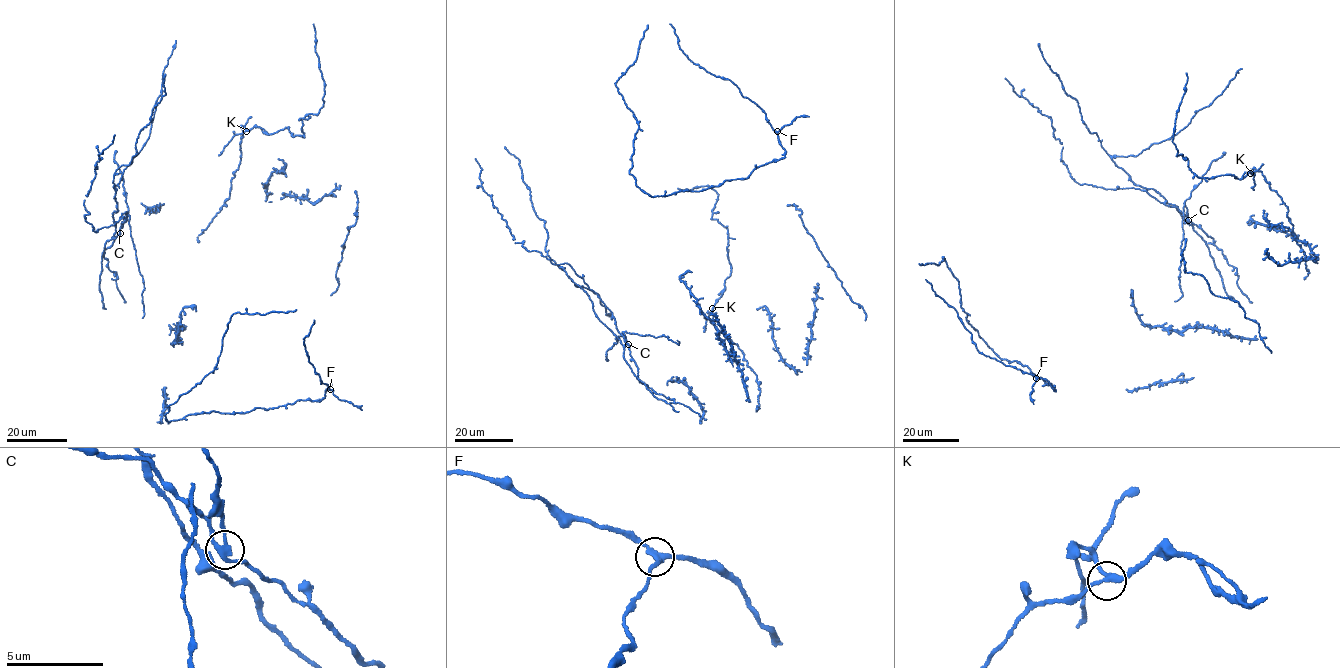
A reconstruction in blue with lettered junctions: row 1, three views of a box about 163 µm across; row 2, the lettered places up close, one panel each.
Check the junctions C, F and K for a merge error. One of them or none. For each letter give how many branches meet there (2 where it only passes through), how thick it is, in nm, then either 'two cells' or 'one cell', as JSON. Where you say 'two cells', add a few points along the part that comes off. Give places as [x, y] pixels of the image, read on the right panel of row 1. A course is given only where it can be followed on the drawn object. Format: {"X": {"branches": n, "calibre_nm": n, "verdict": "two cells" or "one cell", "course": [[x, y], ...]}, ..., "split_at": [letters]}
{"C": {"branches": 3, "calibre_nm": 200, "verdict": "two cells", "course": [[1188, 220], [1184, 205], [1179, 281], [1182, 296], [1175, 301]]}, "F": {"branches": 3, "calibre_nm": 240, "verdict": "one cell"}, "K": {"branches": 3, "calibre_nm": 240, "verdict": "one cell"}, "split_at": ["C"]}

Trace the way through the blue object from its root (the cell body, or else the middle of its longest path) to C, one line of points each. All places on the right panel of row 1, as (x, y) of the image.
C: (1181, 252), (1184, 205), (1188, 220)

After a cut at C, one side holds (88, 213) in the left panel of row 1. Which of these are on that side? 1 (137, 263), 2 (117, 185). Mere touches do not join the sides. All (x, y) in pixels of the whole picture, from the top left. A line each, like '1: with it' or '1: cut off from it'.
1: cut off from it
2: with it

